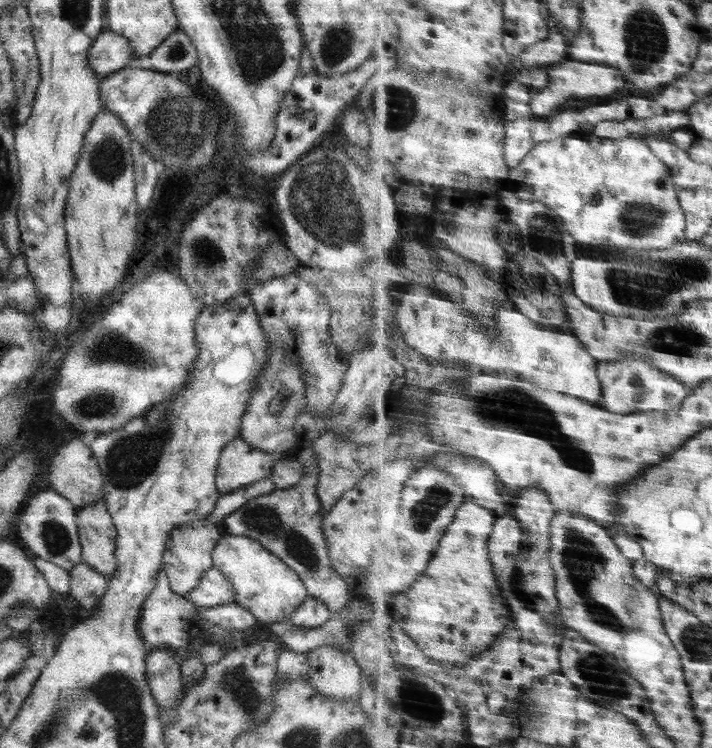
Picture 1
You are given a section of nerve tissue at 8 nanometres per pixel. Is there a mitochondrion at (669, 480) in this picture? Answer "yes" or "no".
yes

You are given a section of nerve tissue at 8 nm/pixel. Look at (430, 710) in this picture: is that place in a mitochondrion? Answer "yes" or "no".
yes

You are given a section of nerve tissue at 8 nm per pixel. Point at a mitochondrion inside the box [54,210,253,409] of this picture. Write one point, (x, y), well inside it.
(113, 346)

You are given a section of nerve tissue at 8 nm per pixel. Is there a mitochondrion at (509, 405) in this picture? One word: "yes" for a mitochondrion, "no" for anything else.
yes

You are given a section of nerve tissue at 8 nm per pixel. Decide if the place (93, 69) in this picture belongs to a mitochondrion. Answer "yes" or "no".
no

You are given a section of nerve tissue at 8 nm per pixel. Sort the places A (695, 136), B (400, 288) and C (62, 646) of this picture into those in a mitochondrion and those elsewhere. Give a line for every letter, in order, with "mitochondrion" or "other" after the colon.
A: other
B: other
C: other

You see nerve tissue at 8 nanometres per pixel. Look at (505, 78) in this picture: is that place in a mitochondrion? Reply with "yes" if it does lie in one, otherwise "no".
no

